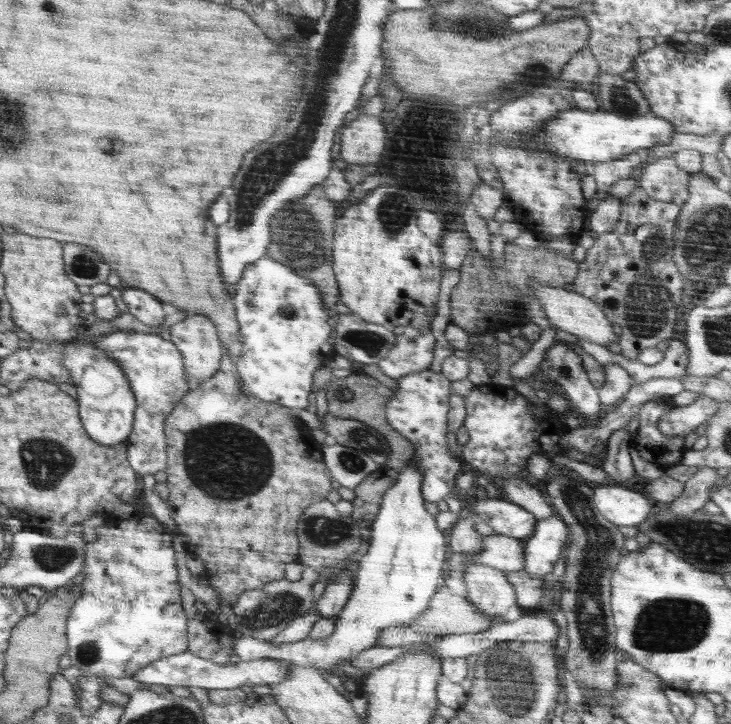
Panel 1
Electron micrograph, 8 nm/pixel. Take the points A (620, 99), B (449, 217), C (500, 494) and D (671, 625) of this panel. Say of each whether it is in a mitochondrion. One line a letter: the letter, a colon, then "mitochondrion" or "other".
A: mitochondrion
B: other
C: other
D: mitochondrion

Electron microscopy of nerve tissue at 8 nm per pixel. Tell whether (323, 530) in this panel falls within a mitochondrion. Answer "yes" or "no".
yes

